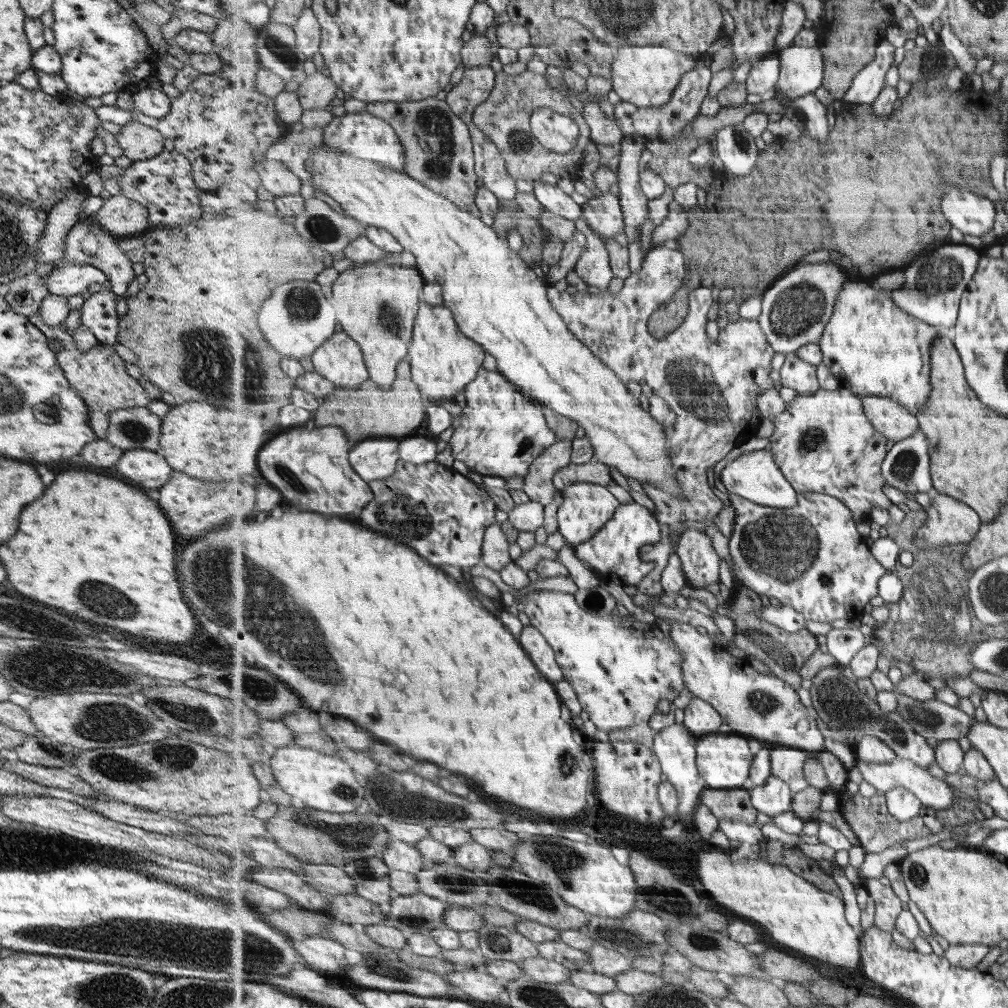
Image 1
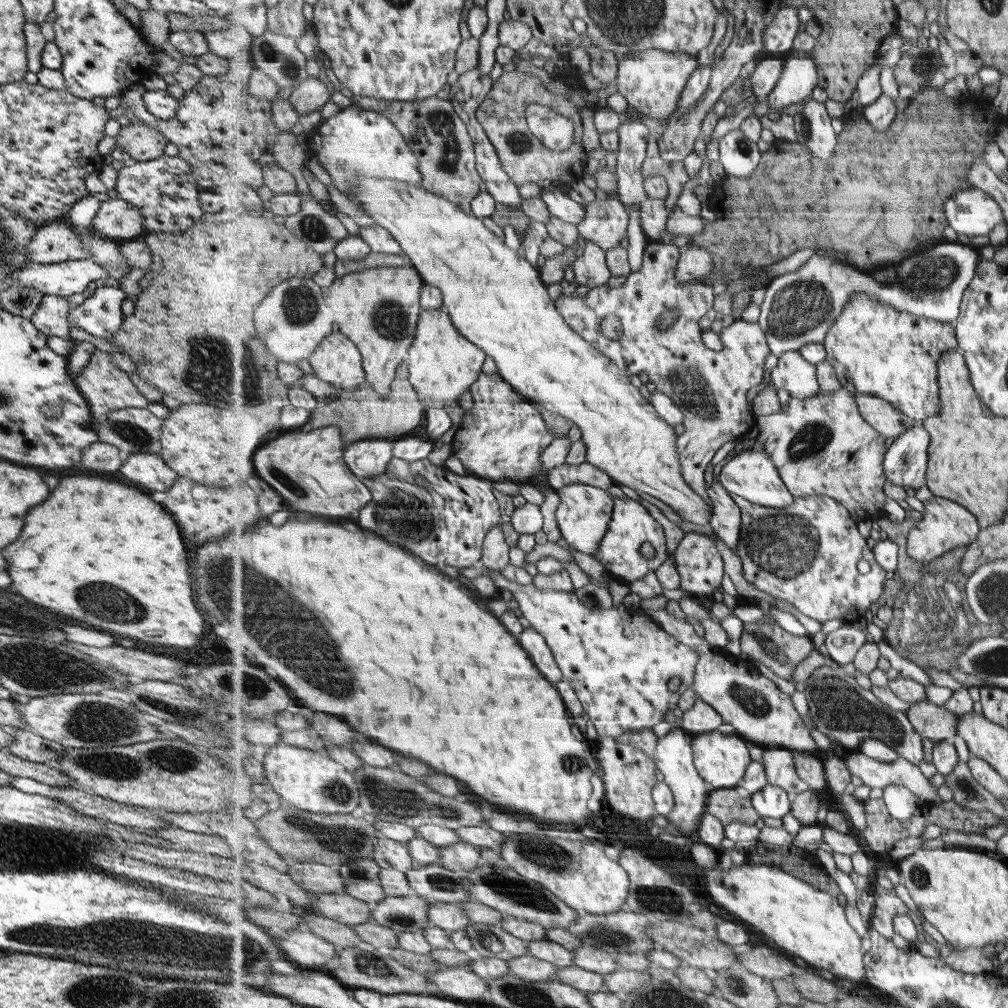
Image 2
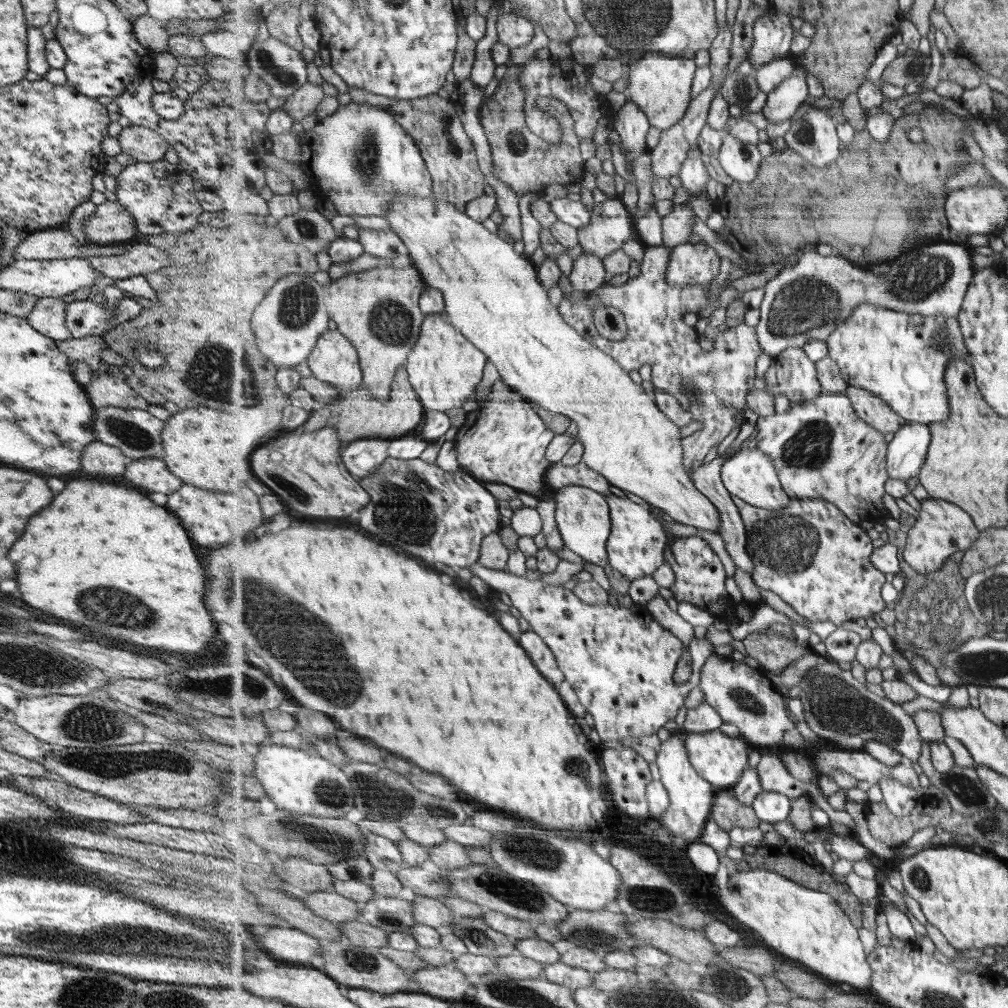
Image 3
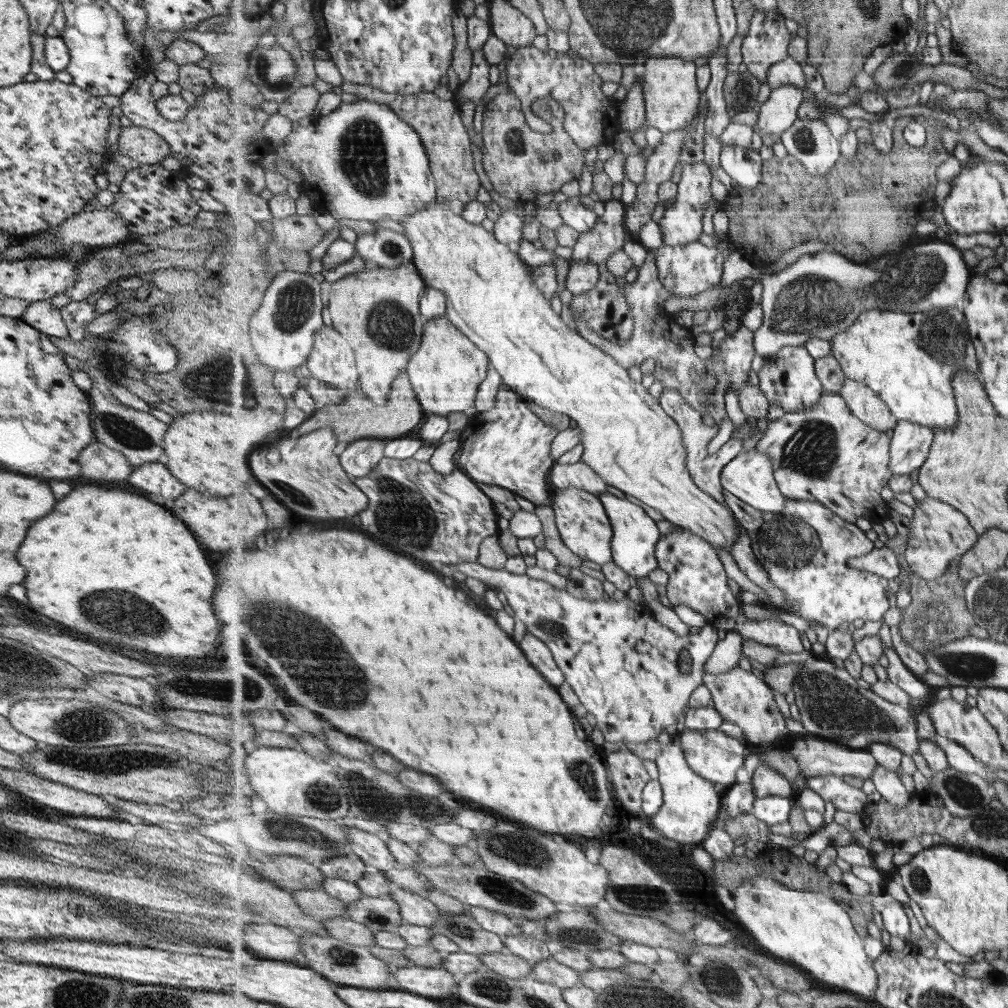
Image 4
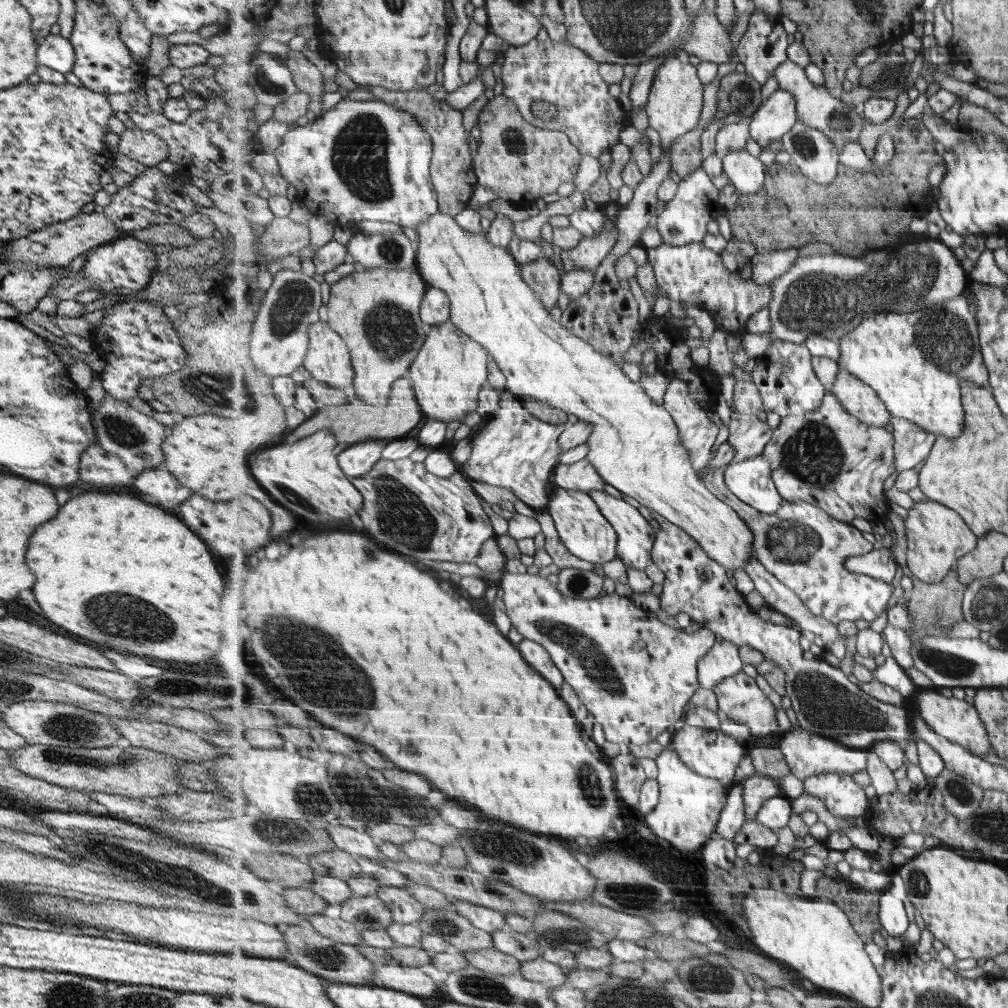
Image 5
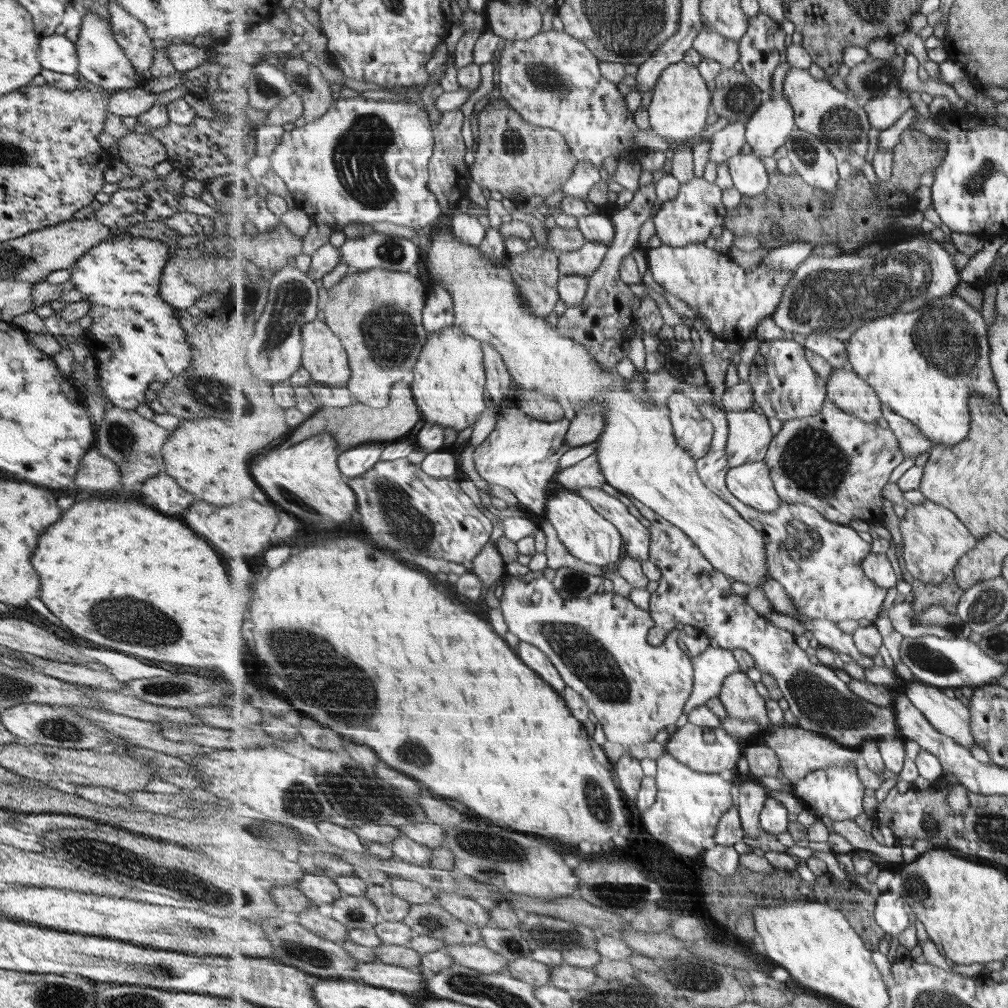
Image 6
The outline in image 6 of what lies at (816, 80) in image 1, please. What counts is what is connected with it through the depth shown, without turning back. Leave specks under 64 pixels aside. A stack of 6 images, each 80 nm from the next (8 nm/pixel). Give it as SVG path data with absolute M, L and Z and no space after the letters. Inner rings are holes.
M784 92L775 93L765 98L747 122L748 144L758 157L771 157L779 146L785 146L796 127L795 110L789 97Z

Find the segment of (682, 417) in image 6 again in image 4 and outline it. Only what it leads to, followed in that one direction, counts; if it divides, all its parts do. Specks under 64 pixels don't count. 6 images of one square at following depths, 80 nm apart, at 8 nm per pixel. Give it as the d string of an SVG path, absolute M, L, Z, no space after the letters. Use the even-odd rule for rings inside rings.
M666 389L661 398L658 399L663 407L677 422L681 427L684 434L684 443L688 449L688 468L691 471L693 480L697 483L697 486L701 487L701 490L708 492L713 498L716 498L721 504L728 506L728 502L725 498L724 486L722 485L722 478L717 476L715 480L711 480L711 472L709 472L709 464L705 462L709 458L709 442L717 436L718 427L716 425L707 426L703 423L703 415L697 412L689 402L685 401L679 393L679 389Z

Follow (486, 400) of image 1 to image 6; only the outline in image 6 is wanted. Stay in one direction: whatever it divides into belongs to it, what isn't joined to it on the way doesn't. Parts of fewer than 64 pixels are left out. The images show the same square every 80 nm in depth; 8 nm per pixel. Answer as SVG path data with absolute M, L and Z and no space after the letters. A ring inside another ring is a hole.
M516 401L512 403L514 403L512 406L497 412L495 428L473 452L474 464L479 475L491 485L509 488L513 494L516 494L519 502L526 505L530 511L545 516L549 499L561 488L556 476L559 474L561 457L572 447L566 442L571 421L565 418L557 422L542 421L524 413Z

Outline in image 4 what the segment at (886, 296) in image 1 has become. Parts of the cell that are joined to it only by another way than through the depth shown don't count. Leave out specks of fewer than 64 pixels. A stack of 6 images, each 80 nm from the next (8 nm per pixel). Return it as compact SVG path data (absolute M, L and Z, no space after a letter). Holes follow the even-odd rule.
M961 304L955 308L950 308L949 306L948 308L932 309L919 313L900 313L897 311L884 311L881 309L866 310L857 318L857 322L855 322L853 326L849 327L845 332L837 334L831 342L833 344L833 356L841 364L841 367L846 374L846 378L852 378L857 382L863 382L863 384L875 391L881 399L885 400L885 403L898 419L911 421L923 426L930 426L932 429L954 429L954 426L959 420L955 389L953 389L952 382L953 377L959 370L967 370L967 372L975 373L979 376L981 382L984 379L980 376L981 369L979 369L979 358L977 357L976 346L973 345L973 336L969 333L969 323L965 321L965 313Z

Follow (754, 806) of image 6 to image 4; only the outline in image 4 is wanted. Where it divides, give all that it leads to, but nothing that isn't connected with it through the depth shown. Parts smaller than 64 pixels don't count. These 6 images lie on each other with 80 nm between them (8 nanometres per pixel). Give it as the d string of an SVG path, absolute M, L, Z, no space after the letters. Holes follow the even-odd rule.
M767 763L759 765L752 781L755 785L756 800L769 795L781 795L783 798L795 801L799 796L799 793L795 791L795 784Z

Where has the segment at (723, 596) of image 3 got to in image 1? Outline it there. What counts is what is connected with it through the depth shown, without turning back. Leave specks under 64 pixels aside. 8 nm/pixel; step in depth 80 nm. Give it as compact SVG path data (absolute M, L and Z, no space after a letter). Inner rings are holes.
M687 529L680 535L676 553L682 560L688 586L704 589L707 584L719 582L721 558L703 531Z

